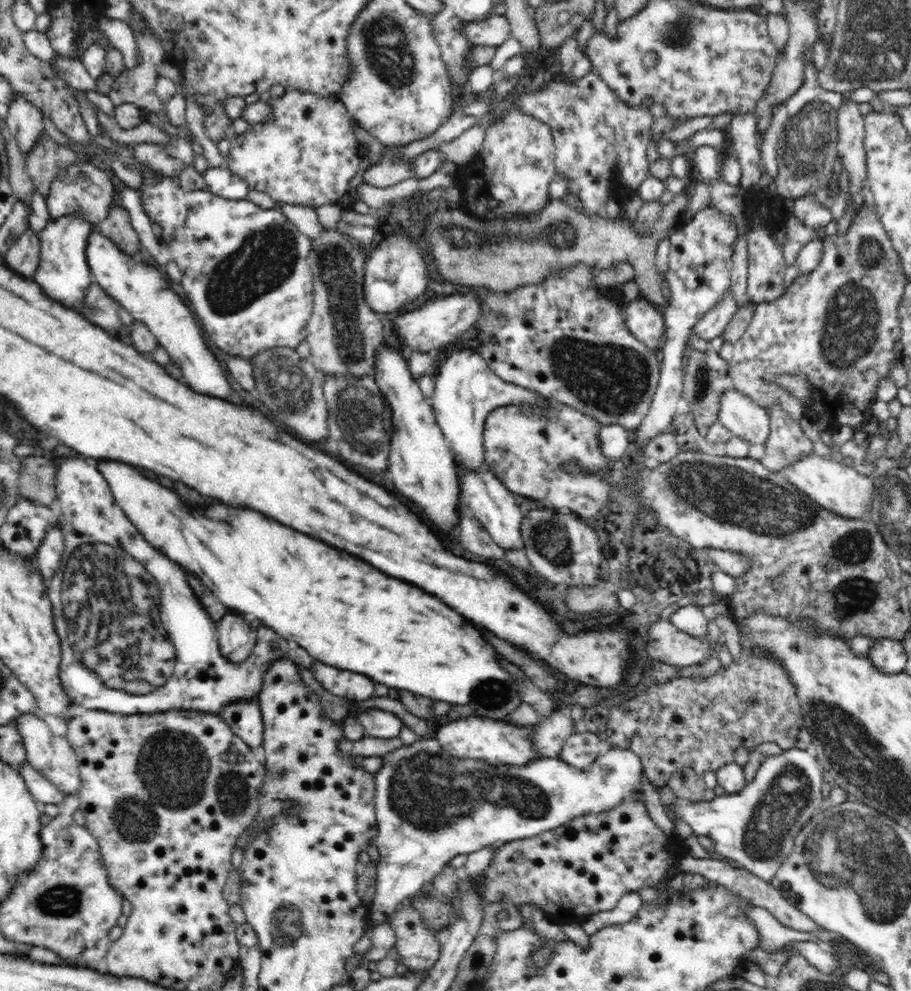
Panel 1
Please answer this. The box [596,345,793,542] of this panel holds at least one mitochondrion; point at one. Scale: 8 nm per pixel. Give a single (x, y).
(702, 383)

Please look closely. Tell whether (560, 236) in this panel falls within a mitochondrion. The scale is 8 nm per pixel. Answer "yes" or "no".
yes

